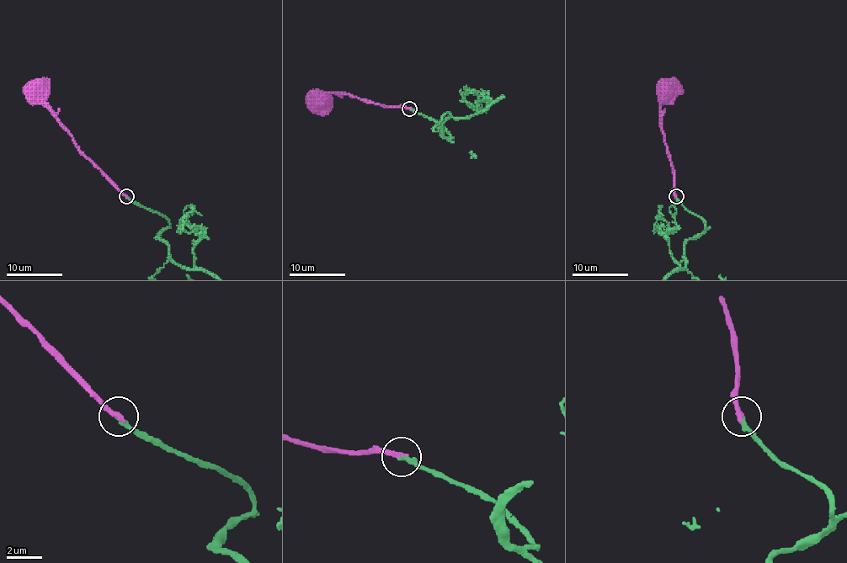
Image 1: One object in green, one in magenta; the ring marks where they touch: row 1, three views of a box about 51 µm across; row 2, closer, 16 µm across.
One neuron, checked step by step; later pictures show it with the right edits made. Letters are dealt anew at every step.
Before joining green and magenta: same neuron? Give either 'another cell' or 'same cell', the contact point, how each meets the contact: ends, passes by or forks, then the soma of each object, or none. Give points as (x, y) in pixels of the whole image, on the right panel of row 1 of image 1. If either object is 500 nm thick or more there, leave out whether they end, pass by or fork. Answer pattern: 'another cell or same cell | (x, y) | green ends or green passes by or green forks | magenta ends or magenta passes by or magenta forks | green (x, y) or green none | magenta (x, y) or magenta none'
another cell | (676, 196) | green ends | magenta ends | green none | magenta (669, 89)

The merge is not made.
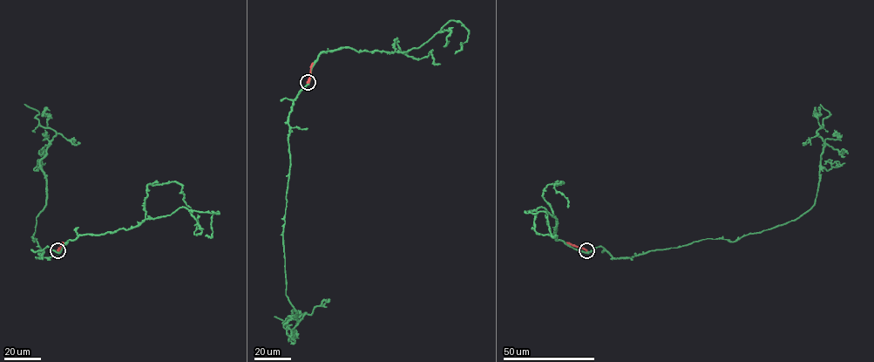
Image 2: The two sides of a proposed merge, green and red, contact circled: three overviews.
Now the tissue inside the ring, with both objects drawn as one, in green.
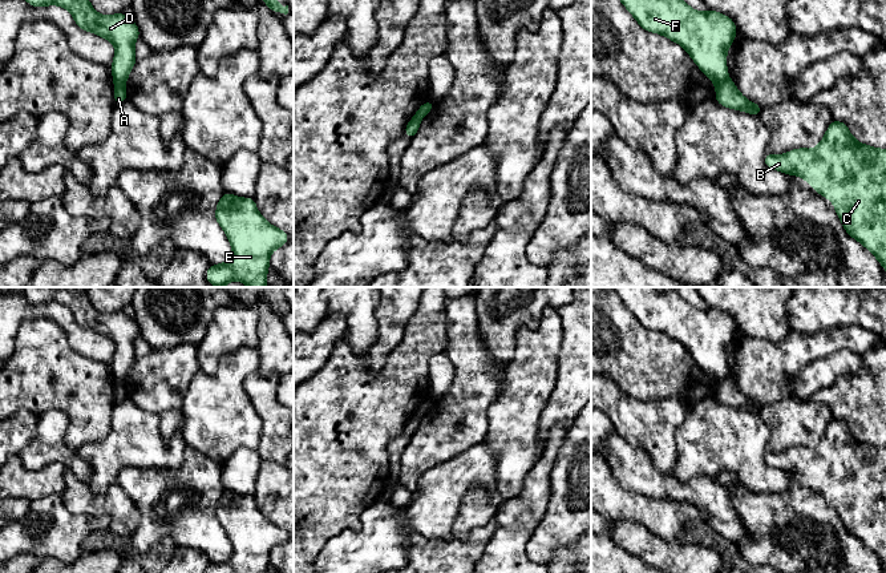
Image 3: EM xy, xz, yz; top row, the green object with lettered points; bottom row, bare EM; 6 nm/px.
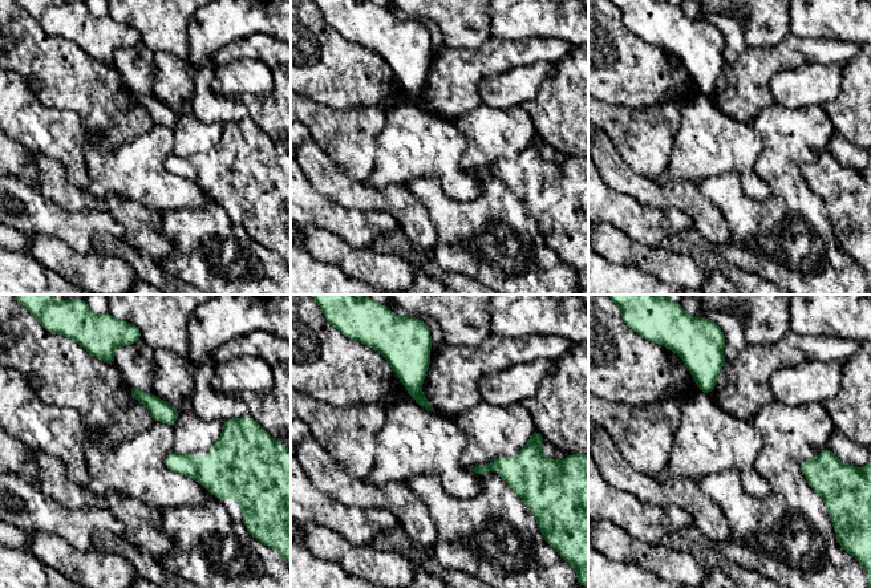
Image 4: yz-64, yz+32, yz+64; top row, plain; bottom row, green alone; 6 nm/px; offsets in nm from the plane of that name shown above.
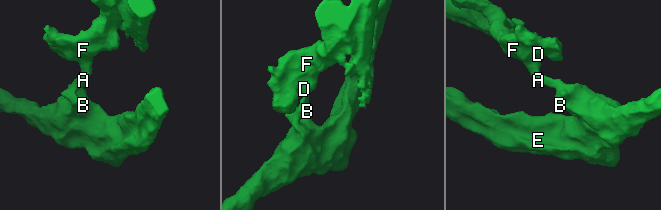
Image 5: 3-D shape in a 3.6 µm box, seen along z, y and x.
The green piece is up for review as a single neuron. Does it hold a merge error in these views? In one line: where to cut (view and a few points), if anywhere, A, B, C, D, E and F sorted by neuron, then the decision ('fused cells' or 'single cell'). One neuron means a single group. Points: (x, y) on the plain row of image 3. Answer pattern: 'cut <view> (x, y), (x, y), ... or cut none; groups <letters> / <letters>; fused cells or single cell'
cut yz (727, 374), (716, 384); groups A B C E / D F; fused cells

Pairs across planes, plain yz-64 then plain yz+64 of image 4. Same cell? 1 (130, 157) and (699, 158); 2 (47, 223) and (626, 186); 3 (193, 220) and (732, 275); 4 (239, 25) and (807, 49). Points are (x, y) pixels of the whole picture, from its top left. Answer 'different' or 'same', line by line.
1: same
2: different
3: different
4: different

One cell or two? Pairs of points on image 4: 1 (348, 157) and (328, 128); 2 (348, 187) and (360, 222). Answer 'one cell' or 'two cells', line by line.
1: one cell
2: two cells

